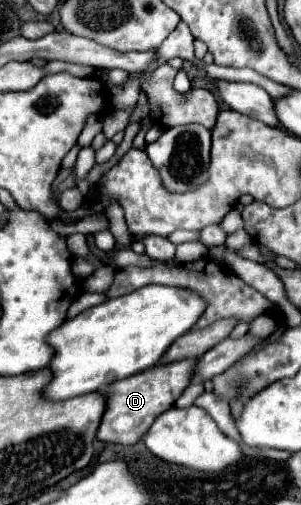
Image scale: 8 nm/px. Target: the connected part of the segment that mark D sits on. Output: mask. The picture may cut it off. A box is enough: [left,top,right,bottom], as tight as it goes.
[97,358,195,444]

